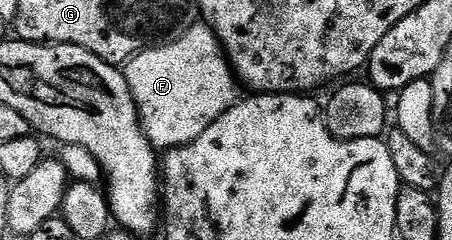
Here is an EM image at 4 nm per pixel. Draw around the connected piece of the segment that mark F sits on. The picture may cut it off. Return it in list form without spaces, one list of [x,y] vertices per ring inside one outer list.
[[[203,23],[190,26],[177,41],[147,49],[132,57],[123,66],[122,72],[132,92],[136,111],[140,115],[140,124],[148,134],[148,140],[160,151],[179,149],[180,146],[198,139],[198,135],[202,135],[206,127],[213,125],[238,100],[238,94],[235,93],[238,81],[230,72],[228,58],[224,55],[220,40],[216,38],[211,27]]]

